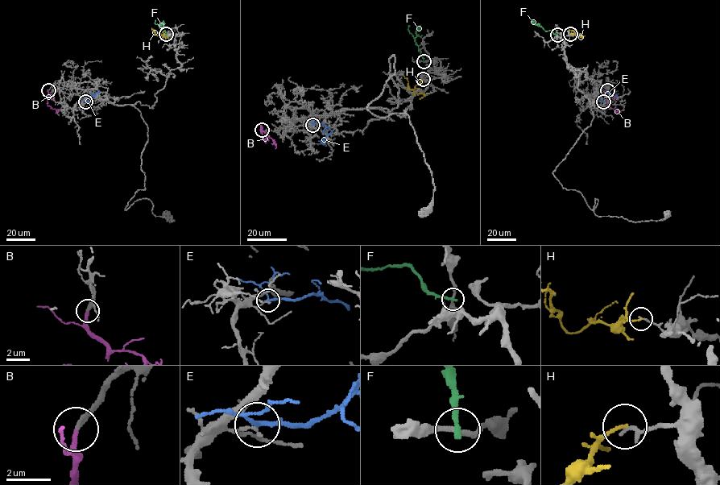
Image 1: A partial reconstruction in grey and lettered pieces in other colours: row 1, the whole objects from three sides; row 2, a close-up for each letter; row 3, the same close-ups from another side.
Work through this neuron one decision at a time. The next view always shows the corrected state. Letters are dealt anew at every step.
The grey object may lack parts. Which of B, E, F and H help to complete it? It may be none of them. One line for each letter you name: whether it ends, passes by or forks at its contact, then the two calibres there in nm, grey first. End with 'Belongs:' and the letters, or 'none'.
B: it ends; calibres 260 and 240 nm
Belongs: B

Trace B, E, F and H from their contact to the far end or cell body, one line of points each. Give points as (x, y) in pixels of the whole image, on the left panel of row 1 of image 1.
B: (48, 90), (47, 105), (58, 112)
E: (85, 101), (89, 101), (98, 91), (93, 95), (88, 93)
F: (166, 35), (155, 23), (155, 20)
H: (166, 34), (157, 35), (151, 28)

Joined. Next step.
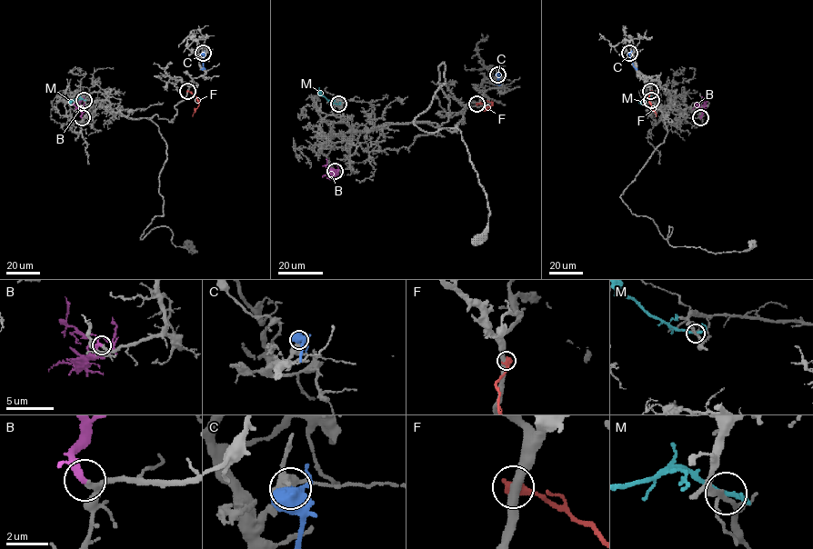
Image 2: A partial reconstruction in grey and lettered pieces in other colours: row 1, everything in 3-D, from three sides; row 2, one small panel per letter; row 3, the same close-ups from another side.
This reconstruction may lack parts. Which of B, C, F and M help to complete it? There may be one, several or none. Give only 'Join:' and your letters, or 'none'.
Join: B

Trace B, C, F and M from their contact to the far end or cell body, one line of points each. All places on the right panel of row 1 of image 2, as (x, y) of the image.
B: (700, 117), (704, 104), (701, 96)
C: (629, 53), (636, 68)
F: (650, 91), (649, 101), (657, 116)
M: (651, 99), (638, 103)

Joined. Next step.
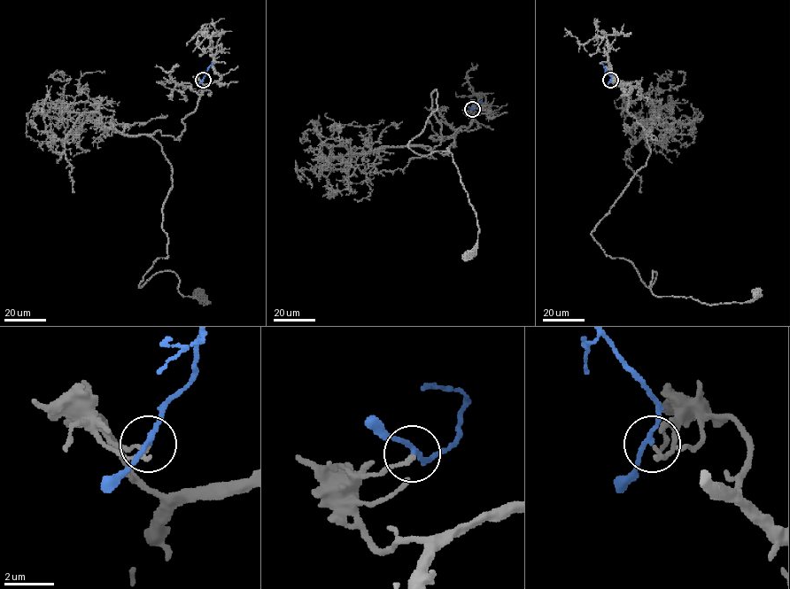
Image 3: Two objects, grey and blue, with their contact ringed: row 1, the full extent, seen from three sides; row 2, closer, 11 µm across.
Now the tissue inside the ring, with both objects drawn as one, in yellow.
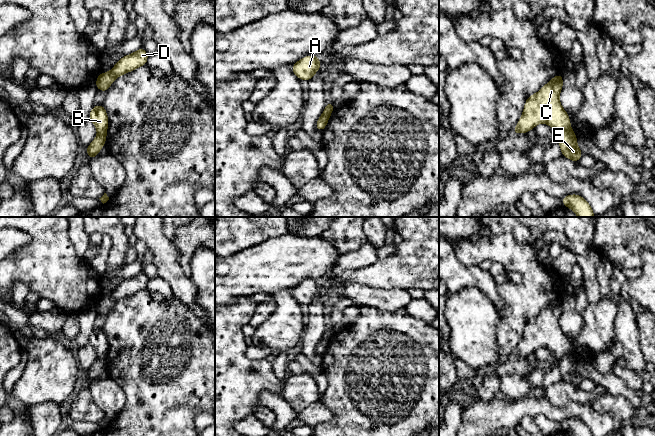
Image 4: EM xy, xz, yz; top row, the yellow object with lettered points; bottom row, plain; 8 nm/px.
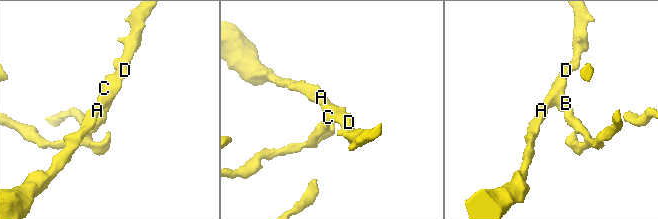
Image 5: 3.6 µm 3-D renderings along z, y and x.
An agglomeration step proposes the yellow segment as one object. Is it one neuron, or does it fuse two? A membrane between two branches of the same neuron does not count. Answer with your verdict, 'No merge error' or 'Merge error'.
Merge error

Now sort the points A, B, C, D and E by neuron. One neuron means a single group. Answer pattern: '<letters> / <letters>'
A B C D / E

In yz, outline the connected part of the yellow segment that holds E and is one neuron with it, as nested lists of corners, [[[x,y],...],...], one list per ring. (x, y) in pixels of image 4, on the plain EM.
[[[571,352],[558,362],[558,367],[561,372],[562,380],[578,387],[583,377],[577,369],[577,361]]]

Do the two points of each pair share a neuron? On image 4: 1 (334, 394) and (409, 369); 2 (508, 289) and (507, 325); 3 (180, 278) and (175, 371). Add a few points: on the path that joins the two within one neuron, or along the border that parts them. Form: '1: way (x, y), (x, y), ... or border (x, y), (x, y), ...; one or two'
1: way (353, 394), (369, 391), (390, 378); one
2: way (510, 298), (510, 316); one
3: border (175, 298), (184, 303), (196, 316); two

